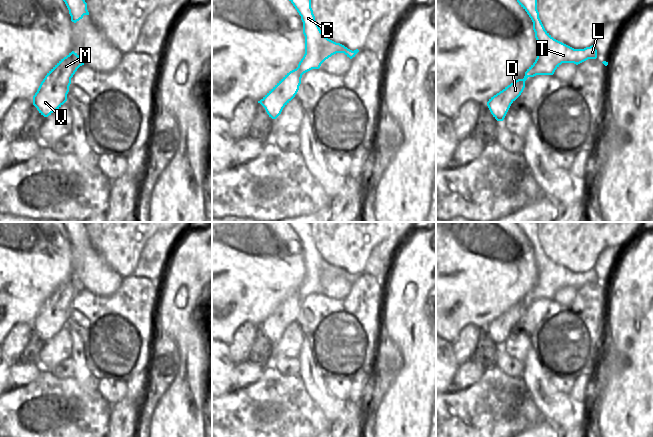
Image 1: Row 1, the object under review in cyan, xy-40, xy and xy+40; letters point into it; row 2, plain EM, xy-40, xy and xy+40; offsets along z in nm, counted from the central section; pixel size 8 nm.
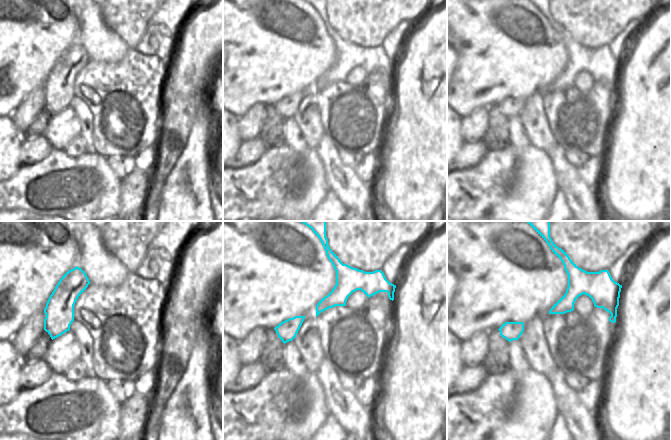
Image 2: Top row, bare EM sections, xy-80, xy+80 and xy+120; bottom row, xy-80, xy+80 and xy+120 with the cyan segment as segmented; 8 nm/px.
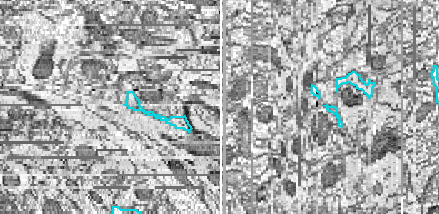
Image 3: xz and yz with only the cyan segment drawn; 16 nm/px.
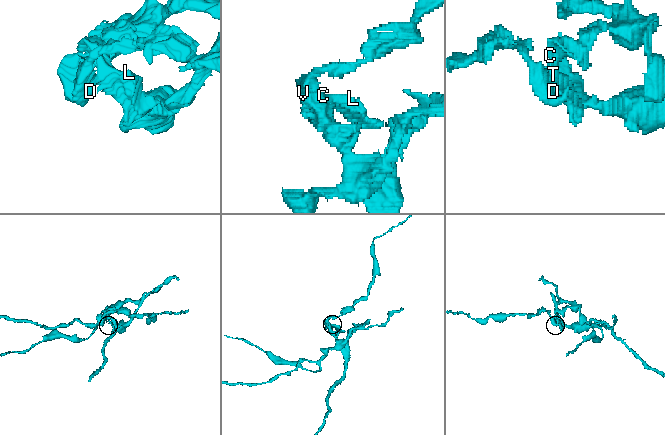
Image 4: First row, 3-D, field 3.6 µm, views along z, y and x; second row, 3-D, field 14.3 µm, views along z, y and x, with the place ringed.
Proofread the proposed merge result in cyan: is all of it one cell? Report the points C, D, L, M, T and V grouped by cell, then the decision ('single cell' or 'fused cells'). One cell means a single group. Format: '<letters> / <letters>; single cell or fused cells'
C L T / D M V; fused cells

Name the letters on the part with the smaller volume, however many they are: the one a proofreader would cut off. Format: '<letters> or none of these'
D, M, V.

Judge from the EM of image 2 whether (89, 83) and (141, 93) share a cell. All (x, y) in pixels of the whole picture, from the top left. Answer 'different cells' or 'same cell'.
same cell

